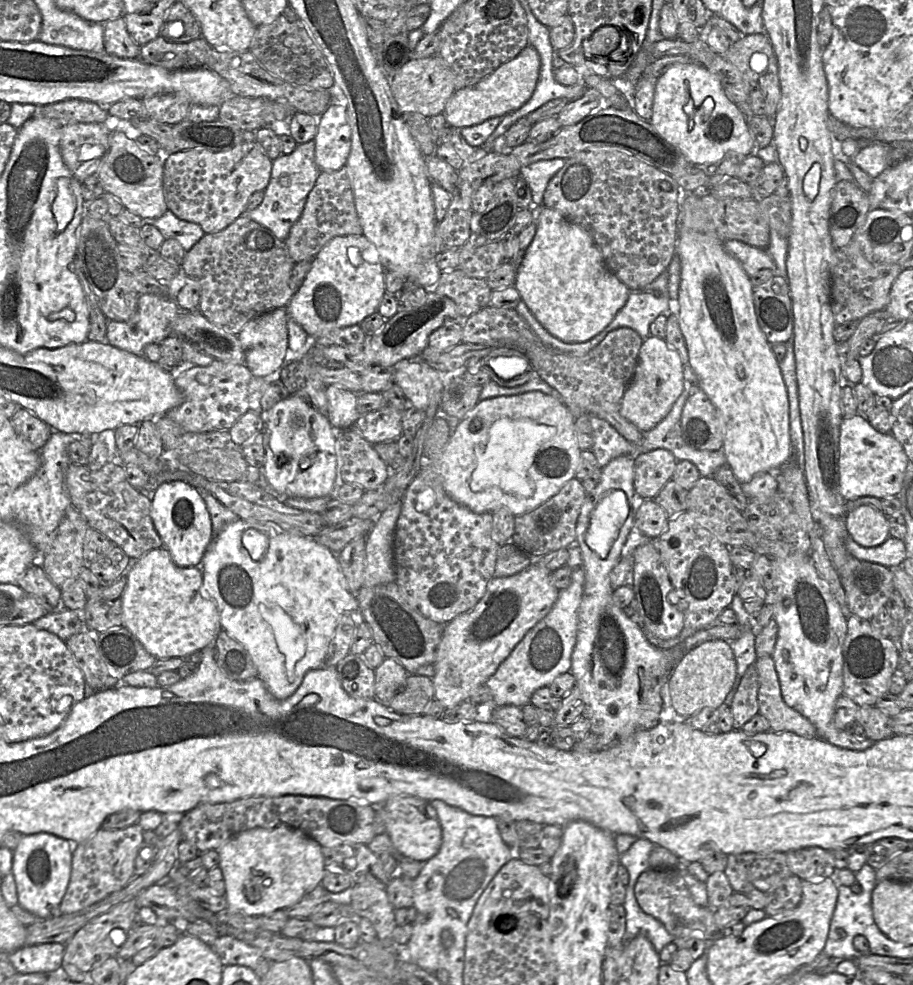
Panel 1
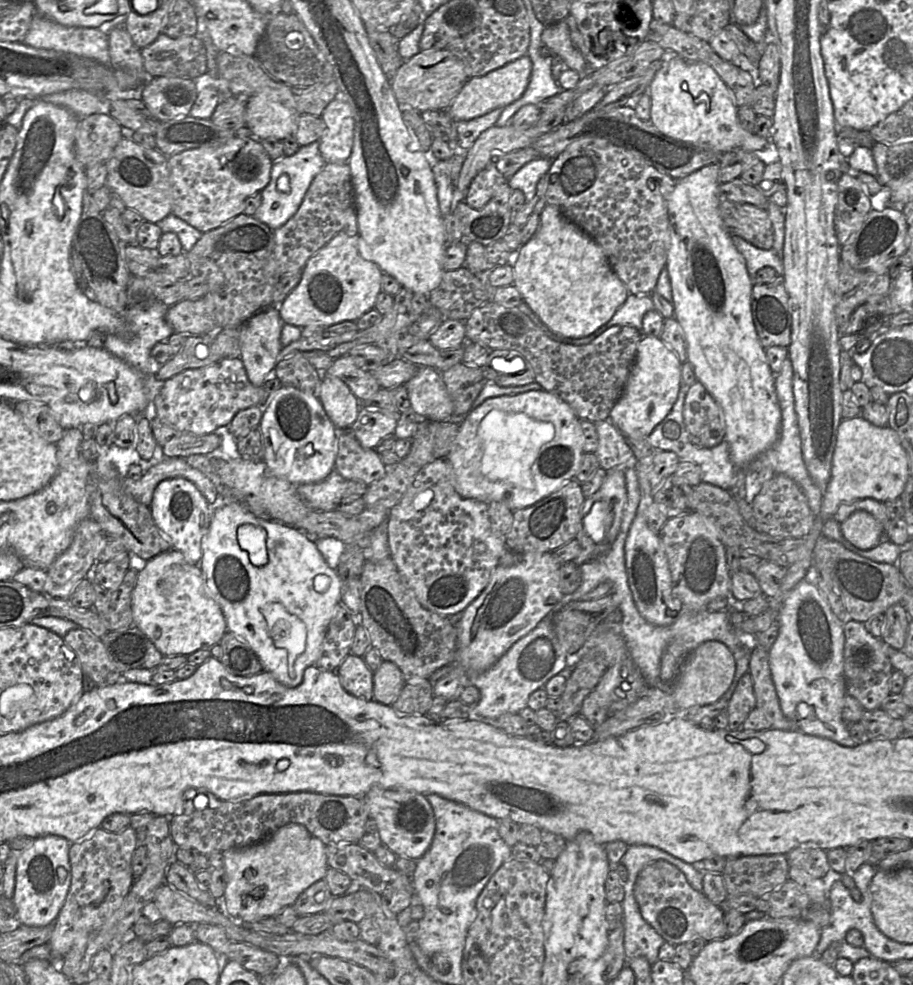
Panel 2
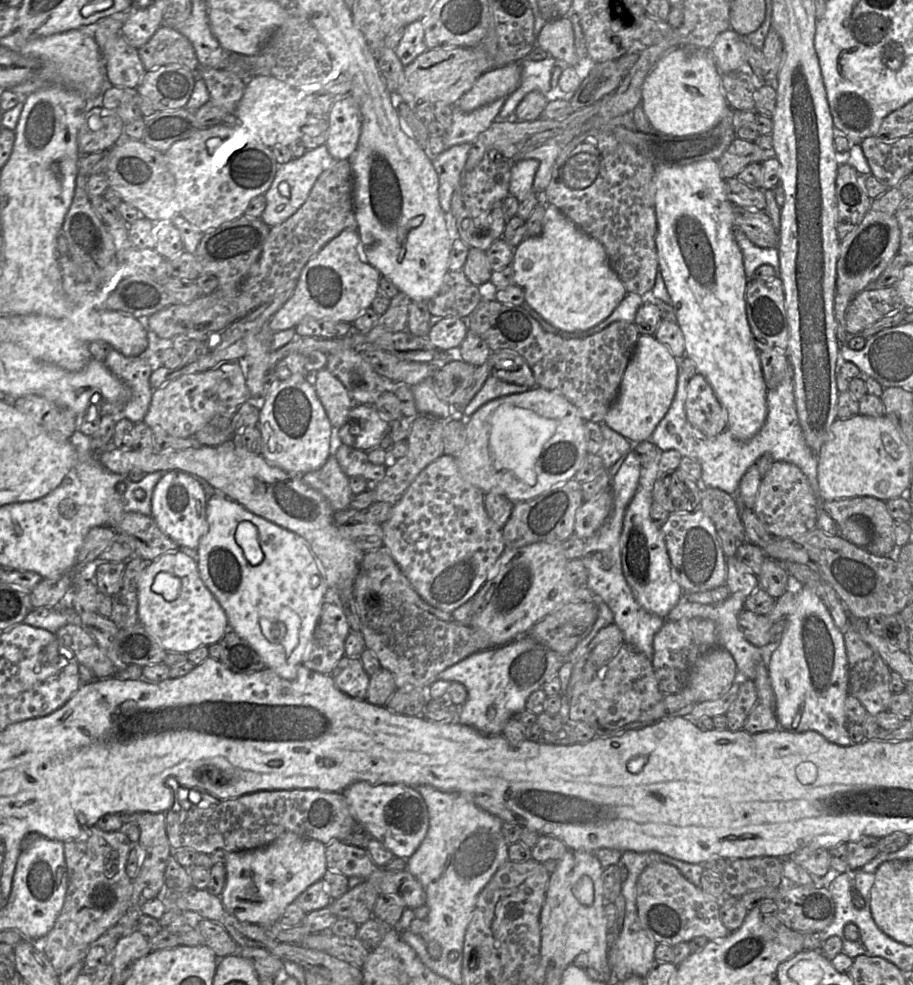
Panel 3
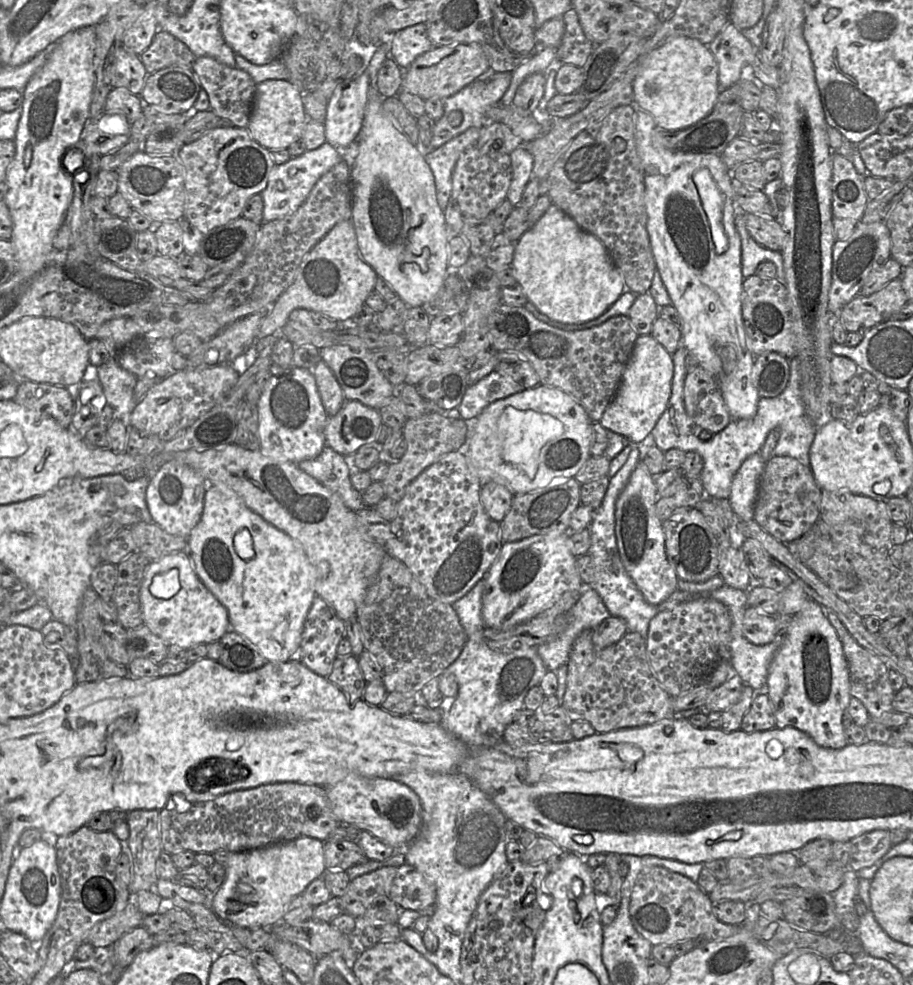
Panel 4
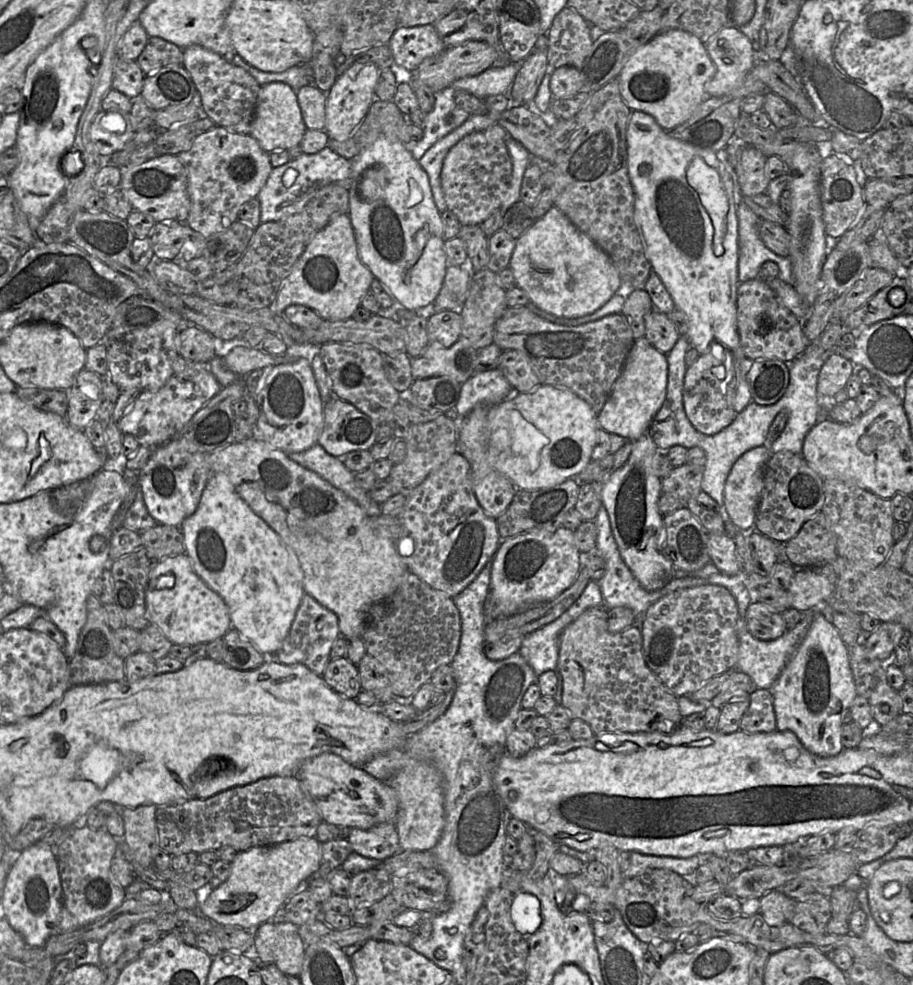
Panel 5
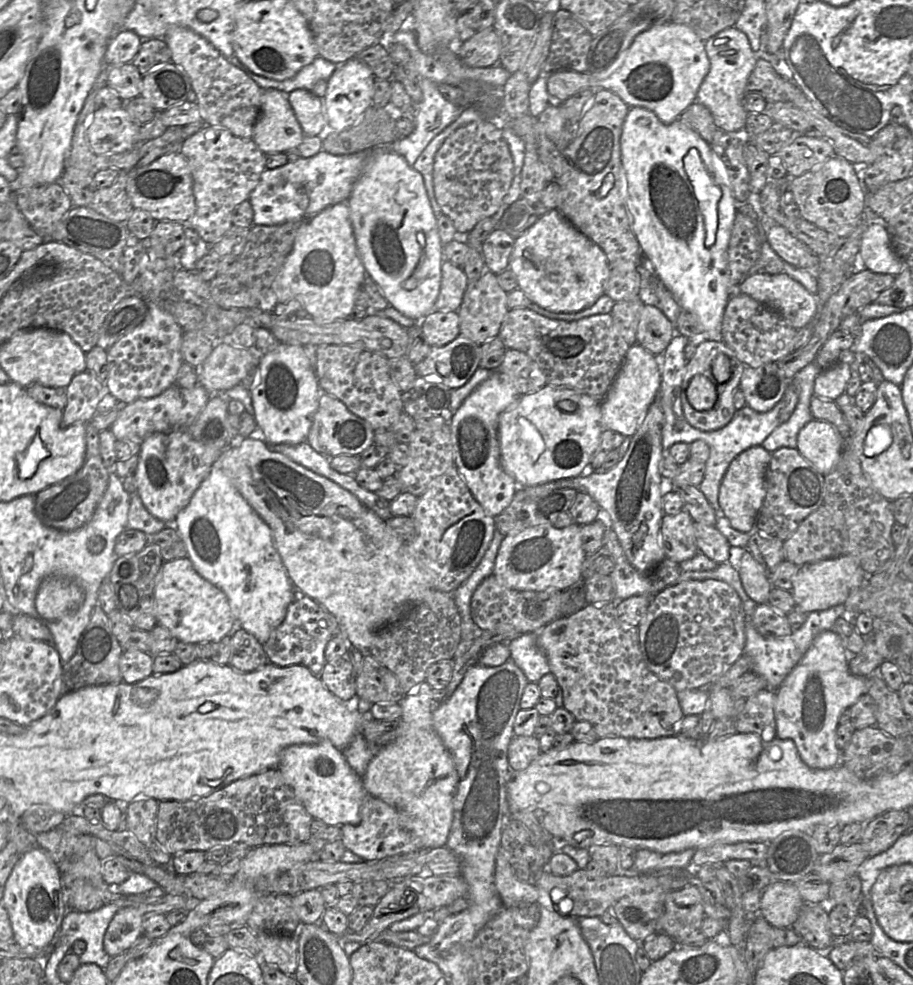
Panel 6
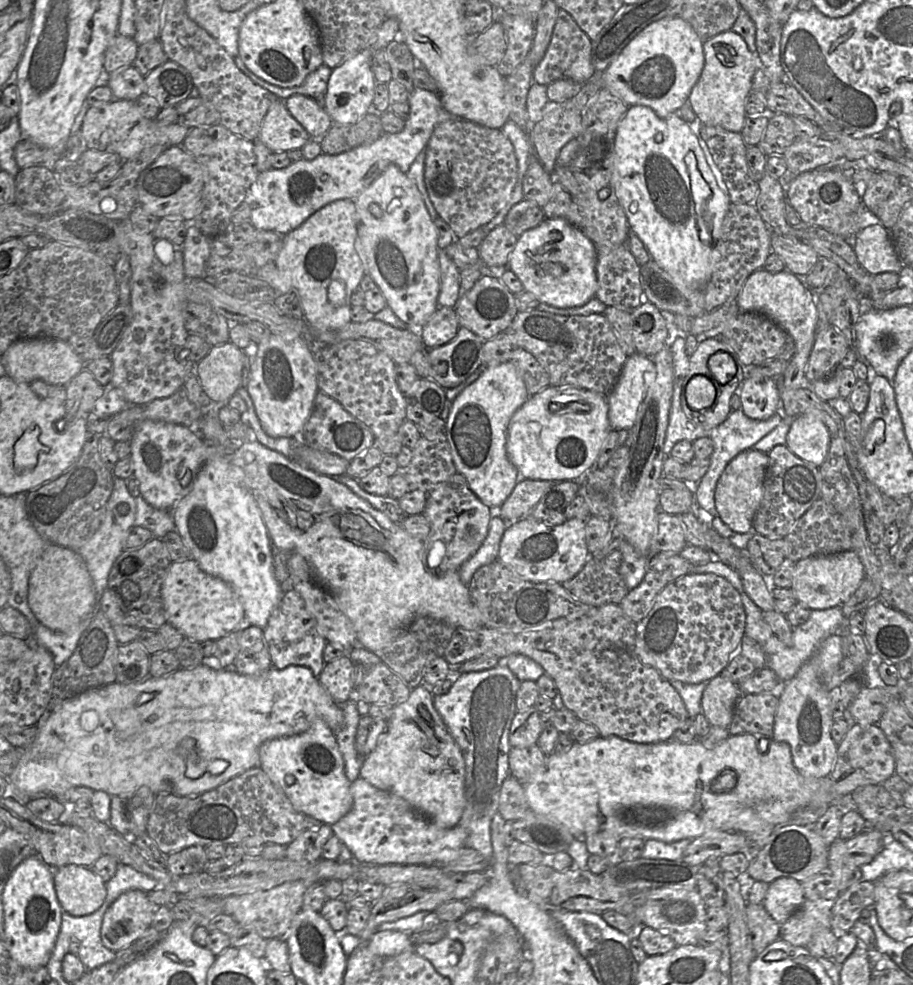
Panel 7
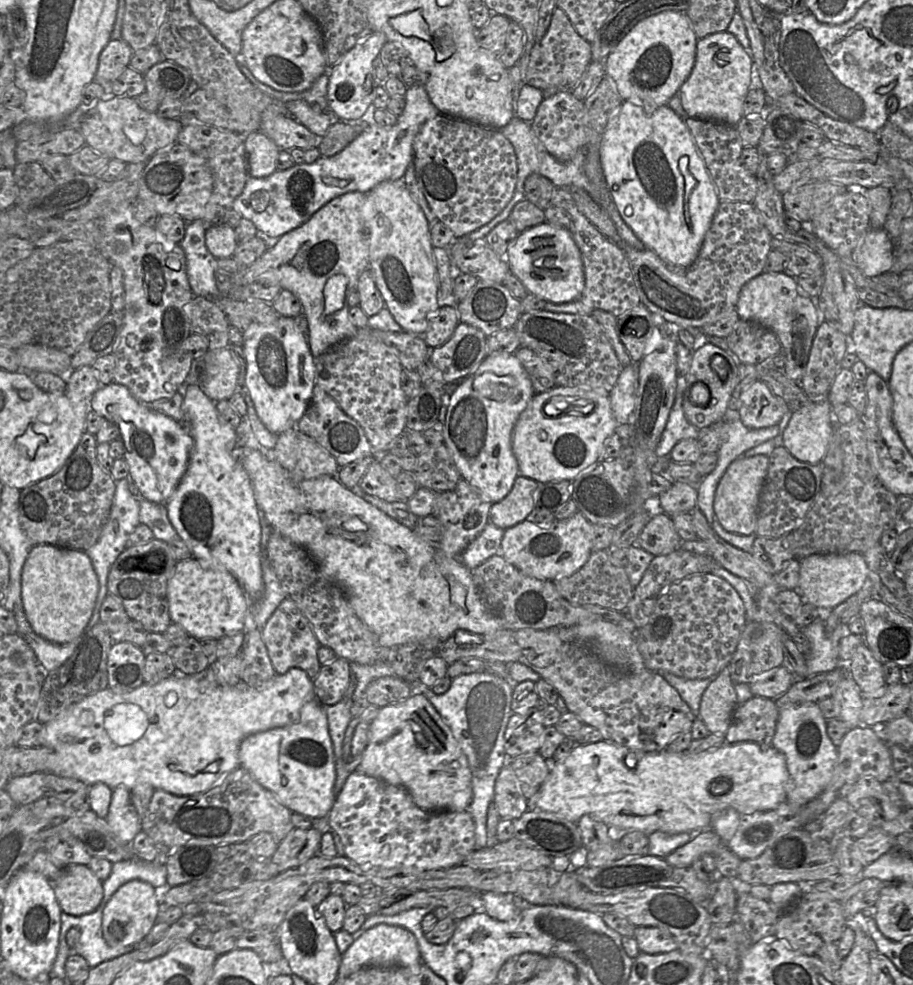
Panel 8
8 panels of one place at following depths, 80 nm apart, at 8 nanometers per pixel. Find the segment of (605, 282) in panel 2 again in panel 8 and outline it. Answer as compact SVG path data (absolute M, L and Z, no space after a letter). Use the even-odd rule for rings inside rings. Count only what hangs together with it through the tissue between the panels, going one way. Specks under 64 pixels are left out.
M548 222L519 233L509 245L506 261L513 273L530 294L552 303L567 303L581 298L585 274L580 250L571 234Z

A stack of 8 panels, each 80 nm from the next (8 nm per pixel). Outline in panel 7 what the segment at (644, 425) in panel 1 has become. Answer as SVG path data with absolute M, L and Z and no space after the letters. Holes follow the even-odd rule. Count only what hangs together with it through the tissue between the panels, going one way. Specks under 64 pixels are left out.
M637 352L628 356L613 388L607 395L608 419L612 429L630 430L648 385L655 378L652 357Z

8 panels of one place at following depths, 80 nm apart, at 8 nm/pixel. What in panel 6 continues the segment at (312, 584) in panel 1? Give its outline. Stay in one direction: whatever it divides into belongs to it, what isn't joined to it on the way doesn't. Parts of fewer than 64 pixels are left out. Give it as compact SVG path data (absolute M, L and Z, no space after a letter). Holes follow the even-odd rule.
M213 465L213 468L210 471L209 475L205 478L205 480L196 490L189 504L177 514L174 520L174 526L186 545L188 553L187 557L193 563L196 571L203 578L220 588L226 594L232 612L236 620L240 622L242 629L252 634L261 644L266 643L272 631L283 622L286 616L287 608L295 598L295 587L291 582L287 570L282 562L281 556L275 547L272 531L267 525L267 523L244 499L244 497L236 488L232 479L223 470L219 468L214 468Z

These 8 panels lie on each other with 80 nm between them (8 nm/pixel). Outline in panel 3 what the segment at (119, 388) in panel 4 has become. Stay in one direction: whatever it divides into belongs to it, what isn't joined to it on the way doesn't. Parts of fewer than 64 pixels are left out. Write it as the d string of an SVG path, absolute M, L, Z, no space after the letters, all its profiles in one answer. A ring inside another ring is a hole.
M150 329L147 330L147 341L147 348L136 356L125 356L121 352L110 347L106 353L106 357L102 360L106 367L130 390L130 398L124 404L120 413L133 423L143 421L149 409L154 390L150 385L150 376L154 369L162 365L159 360L159 350L172 347L171 339L160 338Z

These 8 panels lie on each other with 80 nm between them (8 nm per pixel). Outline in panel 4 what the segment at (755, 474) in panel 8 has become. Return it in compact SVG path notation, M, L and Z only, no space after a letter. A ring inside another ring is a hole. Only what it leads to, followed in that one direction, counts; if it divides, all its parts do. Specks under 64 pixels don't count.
M760 452L754 453L742 463L733 478L729 501L735 515L743 523L754 519L755 503L765 465Z

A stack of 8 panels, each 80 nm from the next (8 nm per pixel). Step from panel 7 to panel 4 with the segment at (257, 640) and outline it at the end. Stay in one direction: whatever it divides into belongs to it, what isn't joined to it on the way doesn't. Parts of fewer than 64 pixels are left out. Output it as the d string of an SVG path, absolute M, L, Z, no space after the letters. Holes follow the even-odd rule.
M228 627L220 639L221 657L217 660L224 667L236 672L250 672L264 666L268 661L242 635Z

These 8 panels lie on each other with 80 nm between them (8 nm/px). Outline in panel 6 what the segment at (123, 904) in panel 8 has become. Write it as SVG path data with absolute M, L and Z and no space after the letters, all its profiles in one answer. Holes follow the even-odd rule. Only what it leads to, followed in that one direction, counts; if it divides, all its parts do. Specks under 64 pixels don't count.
M124 907L116 912L104 934L103 947L112 958L127 951L142 935L143 914Z

